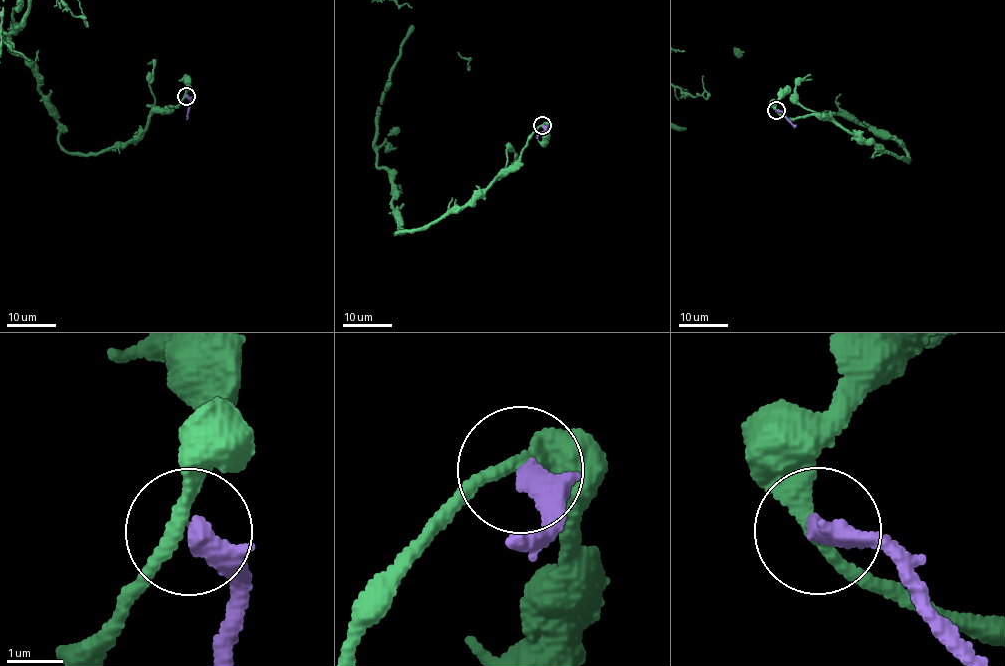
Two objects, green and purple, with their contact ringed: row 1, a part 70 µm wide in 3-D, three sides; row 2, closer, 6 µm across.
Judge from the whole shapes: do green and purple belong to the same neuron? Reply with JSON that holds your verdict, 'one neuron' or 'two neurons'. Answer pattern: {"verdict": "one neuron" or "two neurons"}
{"verdict": "two neurons"}

